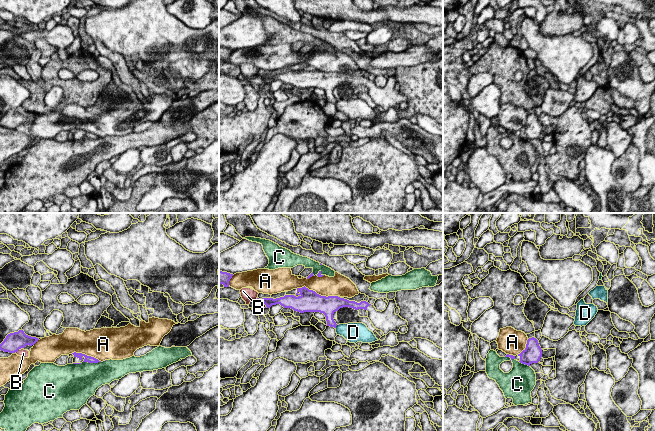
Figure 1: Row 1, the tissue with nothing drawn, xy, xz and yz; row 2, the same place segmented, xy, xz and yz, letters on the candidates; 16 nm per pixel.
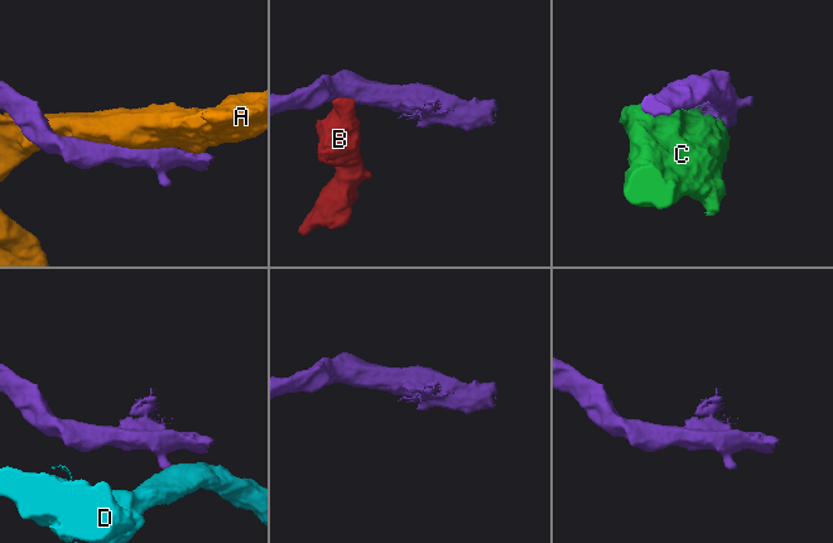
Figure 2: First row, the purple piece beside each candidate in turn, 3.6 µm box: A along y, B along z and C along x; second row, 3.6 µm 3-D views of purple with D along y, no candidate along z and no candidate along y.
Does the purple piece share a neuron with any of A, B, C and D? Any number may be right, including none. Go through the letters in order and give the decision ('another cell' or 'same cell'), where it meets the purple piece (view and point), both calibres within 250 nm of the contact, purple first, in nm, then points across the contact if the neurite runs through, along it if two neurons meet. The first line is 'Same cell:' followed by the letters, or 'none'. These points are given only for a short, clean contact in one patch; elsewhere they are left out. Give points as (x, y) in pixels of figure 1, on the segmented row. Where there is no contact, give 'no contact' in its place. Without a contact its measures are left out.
Same cell: none
A: another cell | xz (316, 293) | 340/320 nm
B: another cell | xy (17, 350) | 300/130 nm | along xy (18, 349), (16, 352)
C: another cell | xy (92, 362) | 120/480 nm
D: another cell | xz (335, 327) | 130/280 nm | along xz (337, 325), (335, 328)

